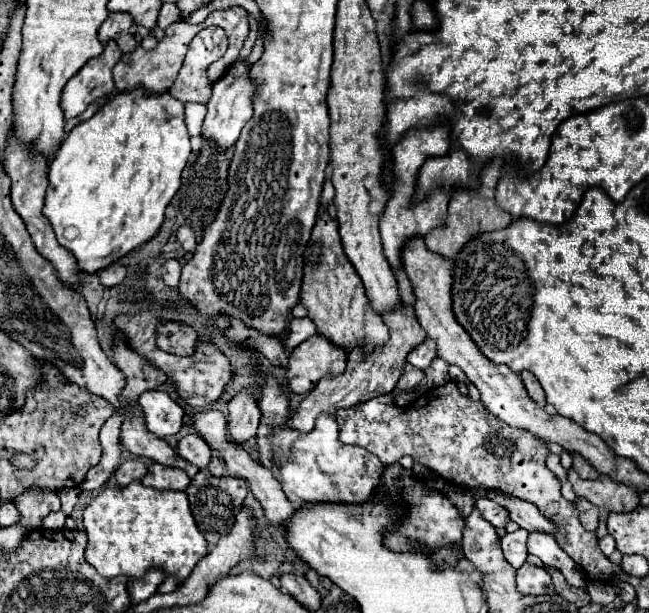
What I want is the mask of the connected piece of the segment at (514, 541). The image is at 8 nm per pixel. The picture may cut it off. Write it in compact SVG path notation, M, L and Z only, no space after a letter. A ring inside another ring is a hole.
M517 529L515 533L507 533L501 537L501 547L505 553L505 559L513 565L519 567L527 559L527 537L529 533L525 529Z

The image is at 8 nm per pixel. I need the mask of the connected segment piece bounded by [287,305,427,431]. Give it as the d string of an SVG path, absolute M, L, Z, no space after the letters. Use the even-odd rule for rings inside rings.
M407 305L391 311L389 315L383 317L383 321L389 327L389 341L381 349L375 349L373 353L369 353L365 359L361 357L361 353L357 349L353 353L349 353L345 373L337 375L337 377L323 377L319 381L319 385L301 401L295 415L287 421L289 429L311 431L311 429L315 429L315 421L321 413L337 415L339 409L351 409L351 407L363 403L365 399L387 395L395 389L395 385L405 369L405 357L413 351L413 347L421 345L427 339L427 333L425 333L425 329L421 329L413 307L407 307Z

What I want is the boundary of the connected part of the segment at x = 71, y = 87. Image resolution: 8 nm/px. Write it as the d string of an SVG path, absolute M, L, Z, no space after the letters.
M109 41L99 57L93 57L83 65L83 69L73 75L61 93L61 107L65 117L81 115L89 103L109 97L115 89L113 85L113 65L121 59L121 49L115 41Z

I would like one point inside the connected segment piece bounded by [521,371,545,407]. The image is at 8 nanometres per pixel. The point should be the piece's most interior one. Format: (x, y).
(532, 385)

